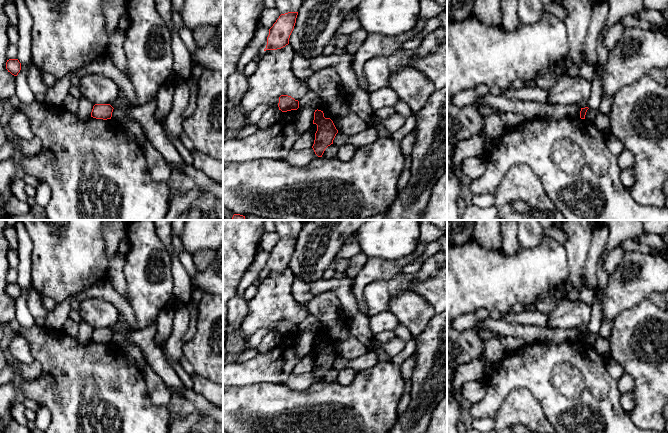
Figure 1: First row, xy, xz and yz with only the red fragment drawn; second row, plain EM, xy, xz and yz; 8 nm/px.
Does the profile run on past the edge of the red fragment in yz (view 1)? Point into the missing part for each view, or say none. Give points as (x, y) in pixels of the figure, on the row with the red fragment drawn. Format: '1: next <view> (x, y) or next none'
1: next none

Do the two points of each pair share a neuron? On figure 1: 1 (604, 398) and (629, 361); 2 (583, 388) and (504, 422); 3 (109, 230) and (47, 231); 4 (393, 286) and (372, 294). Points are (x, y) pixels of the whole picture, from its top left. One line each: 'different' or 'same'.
1: different
2: different
3: different
4: same

